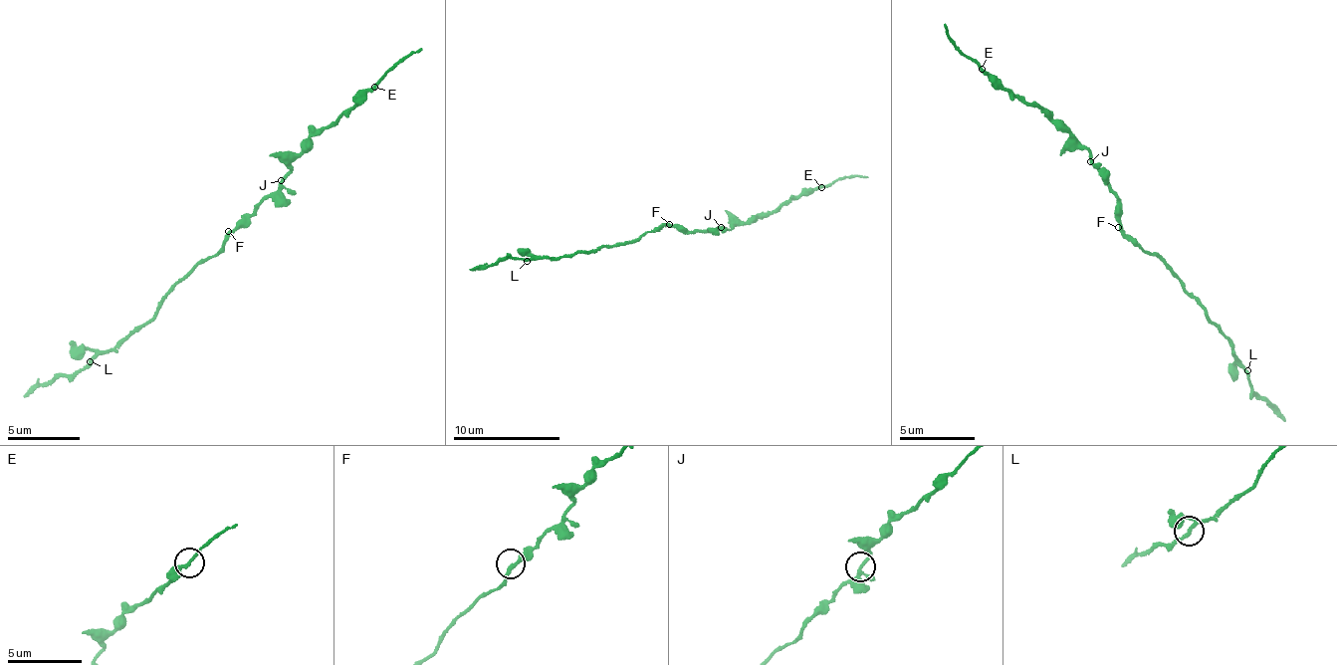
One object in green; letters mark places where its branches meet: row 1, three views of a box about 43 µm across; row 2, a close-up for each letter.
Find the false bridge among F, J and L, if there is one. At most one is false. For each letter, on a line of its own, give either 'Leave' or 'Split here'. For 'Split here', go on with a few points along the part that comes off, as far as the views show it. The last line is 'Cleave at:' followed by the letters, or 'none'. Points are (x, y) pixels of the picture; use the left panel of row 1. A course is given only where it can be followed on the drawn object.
F: Leave
J: Split here. Course of the part to remove: (281, 180), (311, 135), (338, 123), (387, 69), (423, 48)
L: Leave
Cleave at: J

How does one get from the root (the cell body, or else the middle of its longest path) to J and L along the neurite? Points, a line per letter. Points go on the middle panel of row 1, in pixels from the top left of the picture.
J: (670, 225), (695, 232), (721, 228)
L: (670, 225), (625, 243), (588, 253), (527, 261)

